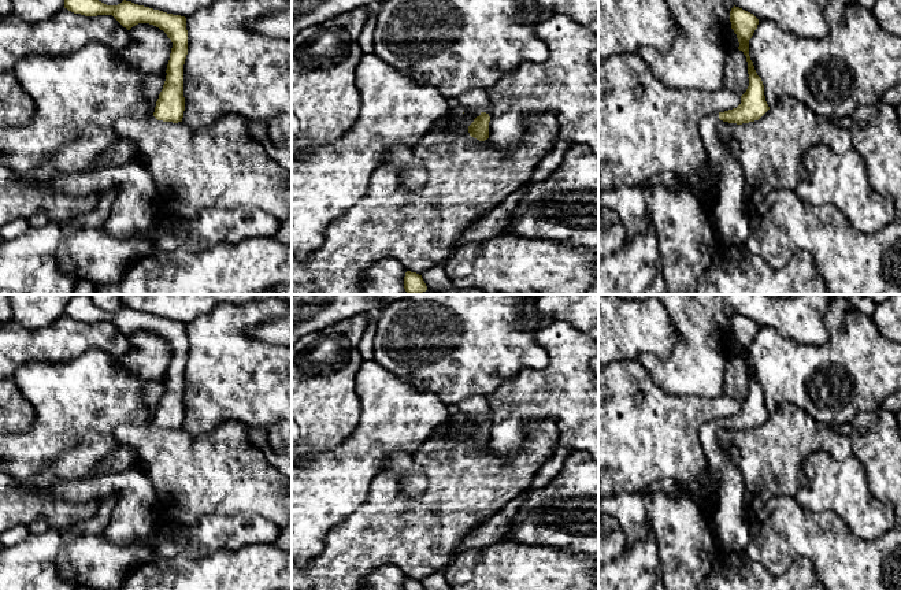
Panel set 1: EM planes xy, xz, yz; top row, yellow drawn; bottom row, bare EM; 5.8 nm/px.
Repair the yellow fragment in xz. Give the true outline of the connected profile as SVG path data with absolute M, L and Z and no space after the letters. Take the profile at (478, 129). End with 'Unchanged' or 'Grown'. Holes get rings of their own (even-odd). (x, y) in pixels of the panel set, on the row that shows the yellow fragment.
M481 112L479 116L468 126L468 133L471 137L485 141L489 138L489 122L490 116L486 112Z. Unchanged

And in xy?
M64 0L64 8L85 16L112 15L130 30L138 23L149 23L163 30L173 42L167 75L156 101L153 116L157 120L182 122L185 111L183 64L188 55L186 18L167 14L123 0L118 5L107 5L99 0Z. Unchanged

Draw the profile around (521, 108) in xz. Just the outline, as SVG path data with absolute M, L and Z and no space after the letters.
M553 14L548 19L537 22L534 31L548 45L550 56L541 63L519 64L487 89L492 100L489 140L498 149L508 152L520 142L526 131L524 123L530 114L555 112L560 138L570 141L572 145L586 145L598 155L598 70L589 62L590 53L598 49L598 37L564 14Z

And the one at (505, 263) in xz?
M509 233L455 249L445 274L452 287L503 294L585 294L598 282L596 256L587 248Z

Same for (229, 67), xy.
M215 0L186 16L185 125L200 129L225 114L238 114L263 123L274 146L292 149L292 41L277 40L249 27L252 21L286 8L289 1Z

